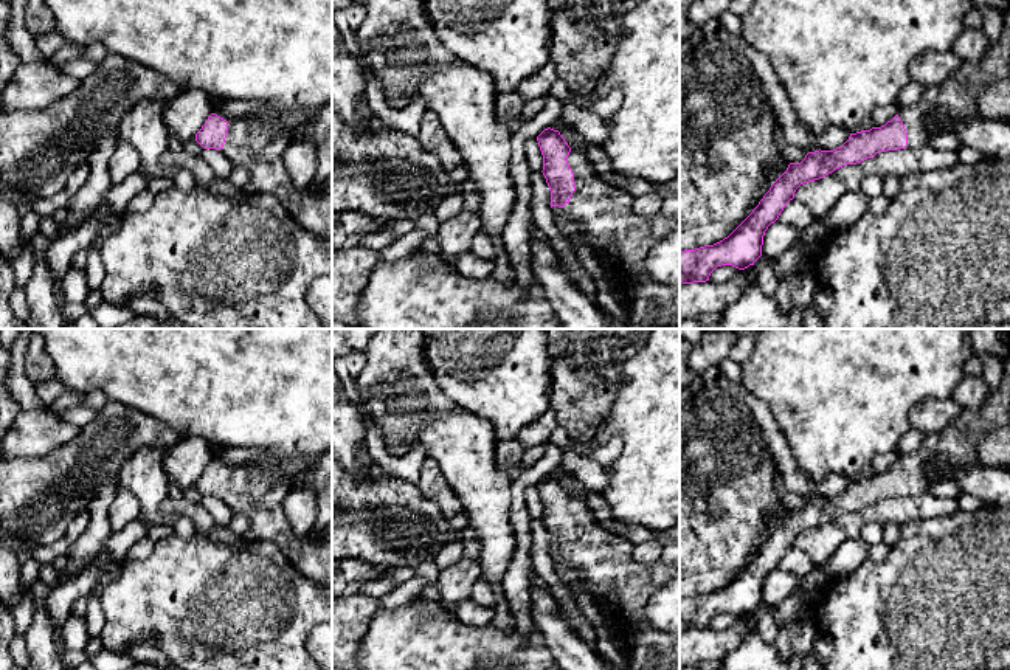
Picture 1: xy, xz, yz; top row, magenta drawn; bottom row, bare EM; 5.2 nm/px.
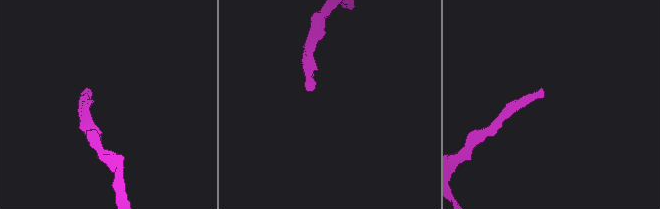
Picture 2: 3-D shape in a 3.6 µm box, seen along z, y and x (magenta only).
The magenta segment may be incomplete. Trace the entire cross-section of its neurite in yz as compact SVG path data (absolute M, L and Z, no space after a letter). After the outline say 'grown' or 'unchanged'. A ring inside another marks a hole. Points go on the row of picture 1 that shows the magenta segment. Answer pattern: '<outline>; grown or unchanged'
M1010 8L1002 12L1004 28L999 40L990 45L985 54L974 62L963 62L959 71L937 87L925 88L922 99L898 113L881 127L850 133L849 140L833 150L808 152L801 163L790 163L787 171L771 185L752 212L723 240L680 253L680 282L694 284L709 281L711 273L721 265L745 270L762 256L765 231L774 223L787 203L794 199L796 189L808 181L819 180L833 171L873 158L878 152L917 149L929 144L937 133L949 129L953 121L977 116L977 96L991 85L1010 78Z; grown

